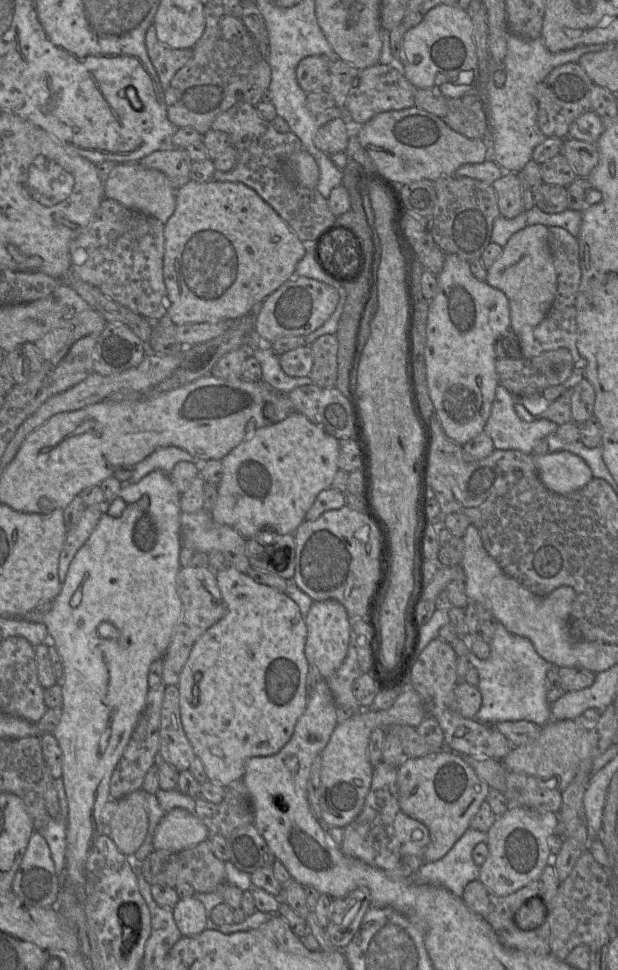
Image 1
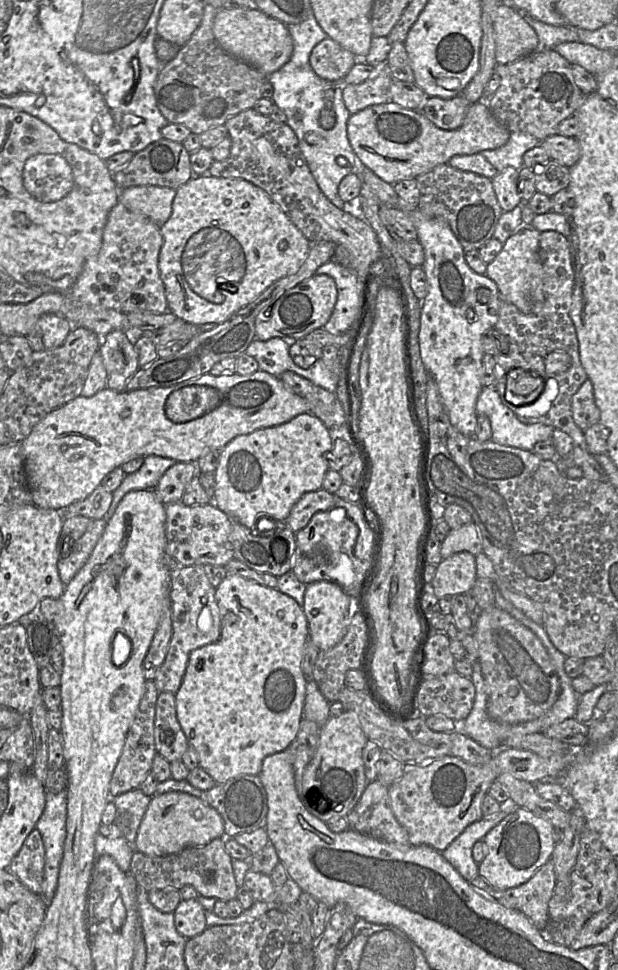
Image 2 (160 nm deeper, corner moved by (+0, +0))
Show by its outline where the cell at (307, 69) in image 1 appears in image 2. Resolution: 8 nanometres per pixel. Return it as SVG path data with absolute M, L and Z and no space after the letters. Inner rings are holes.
M327 37L313 48L309 62L320 78L336 81L349 73L354 64L358 63L358 57Z

